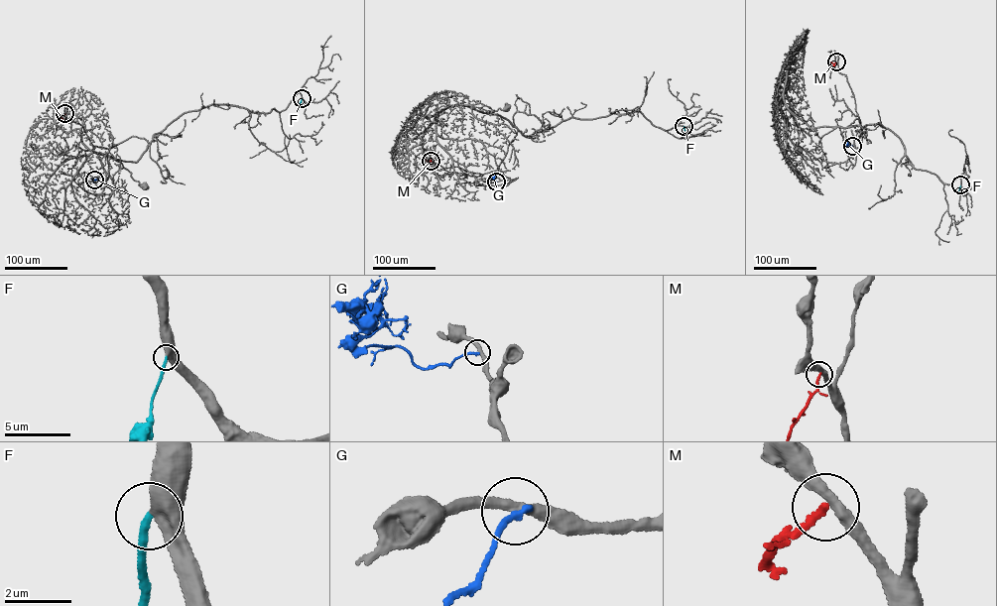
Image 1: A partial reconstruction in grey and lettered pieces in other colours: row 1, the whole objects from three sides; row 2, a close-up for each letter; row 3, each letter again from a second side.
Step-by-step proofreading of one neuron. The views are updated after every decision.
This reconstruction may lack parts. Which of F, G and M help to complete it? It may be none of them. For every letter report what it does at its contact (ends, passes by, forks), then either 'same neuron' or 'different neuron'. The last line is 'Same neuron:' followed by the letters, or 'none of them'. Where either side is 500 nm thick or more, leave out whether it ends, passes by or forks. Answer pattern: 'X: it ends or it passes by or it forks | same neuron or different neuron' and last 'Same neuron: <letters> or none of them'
F: it ends | same neuron
G: it ends | different neuron
M: it ends | different neuron
Same neuron: F

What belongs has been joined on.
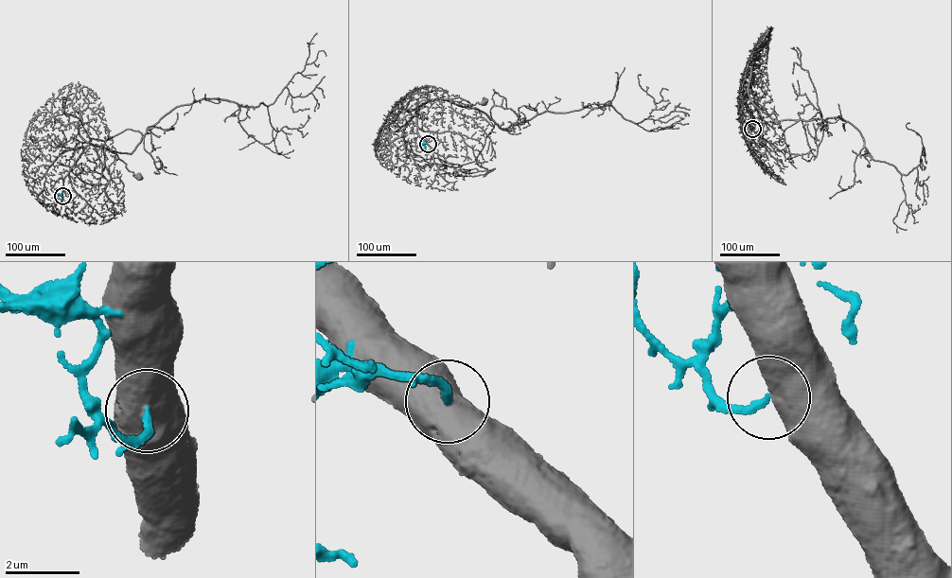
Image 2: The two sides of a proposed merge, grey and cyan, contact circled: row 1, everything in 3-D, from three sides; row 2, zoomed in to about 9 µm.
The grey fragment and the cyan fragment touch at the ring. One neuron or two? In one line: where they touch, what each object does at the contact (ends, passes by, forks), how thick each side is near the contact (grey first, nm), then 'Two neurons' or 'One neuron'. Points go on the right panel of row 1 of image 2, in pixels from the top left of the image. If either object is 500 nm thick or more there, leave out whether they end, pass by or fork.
Place: (752, 129). Thickness 800 nm (grey) against 190 nm. Two neurons

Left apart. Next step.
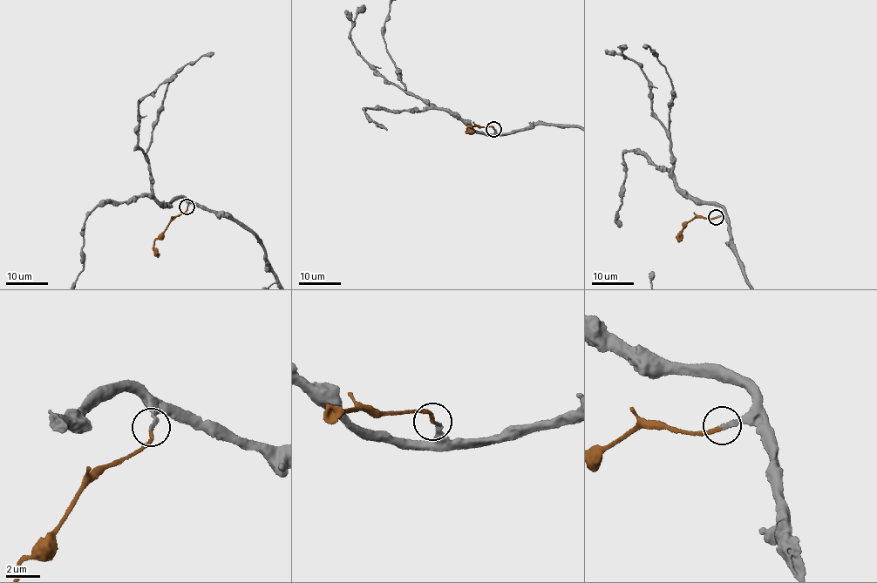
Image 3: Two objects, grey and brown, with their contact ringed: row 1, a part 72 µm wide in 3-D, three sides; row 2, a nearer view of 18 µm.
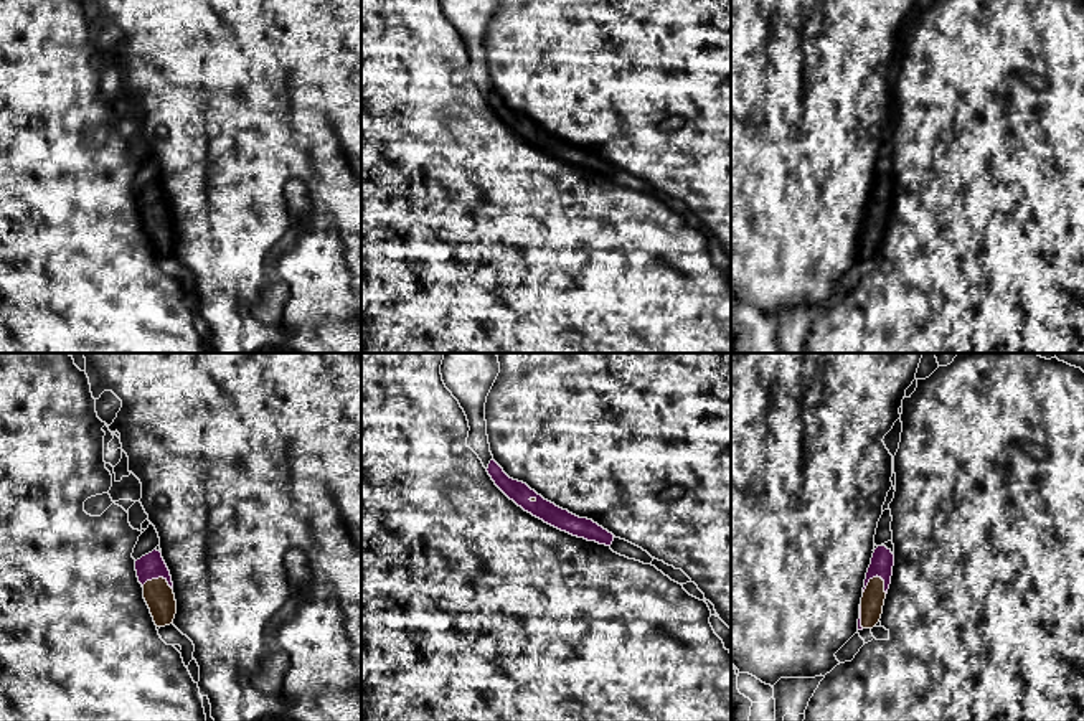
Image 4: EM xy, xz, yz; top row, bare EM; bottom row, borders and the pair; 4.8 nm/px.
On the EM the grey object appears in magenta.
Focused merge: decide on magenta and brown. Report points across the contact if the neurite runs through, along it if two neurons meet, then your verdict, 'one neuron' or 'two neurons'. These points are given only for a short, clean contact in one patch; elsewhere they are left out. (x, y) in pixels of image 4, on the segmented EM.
one neuron

